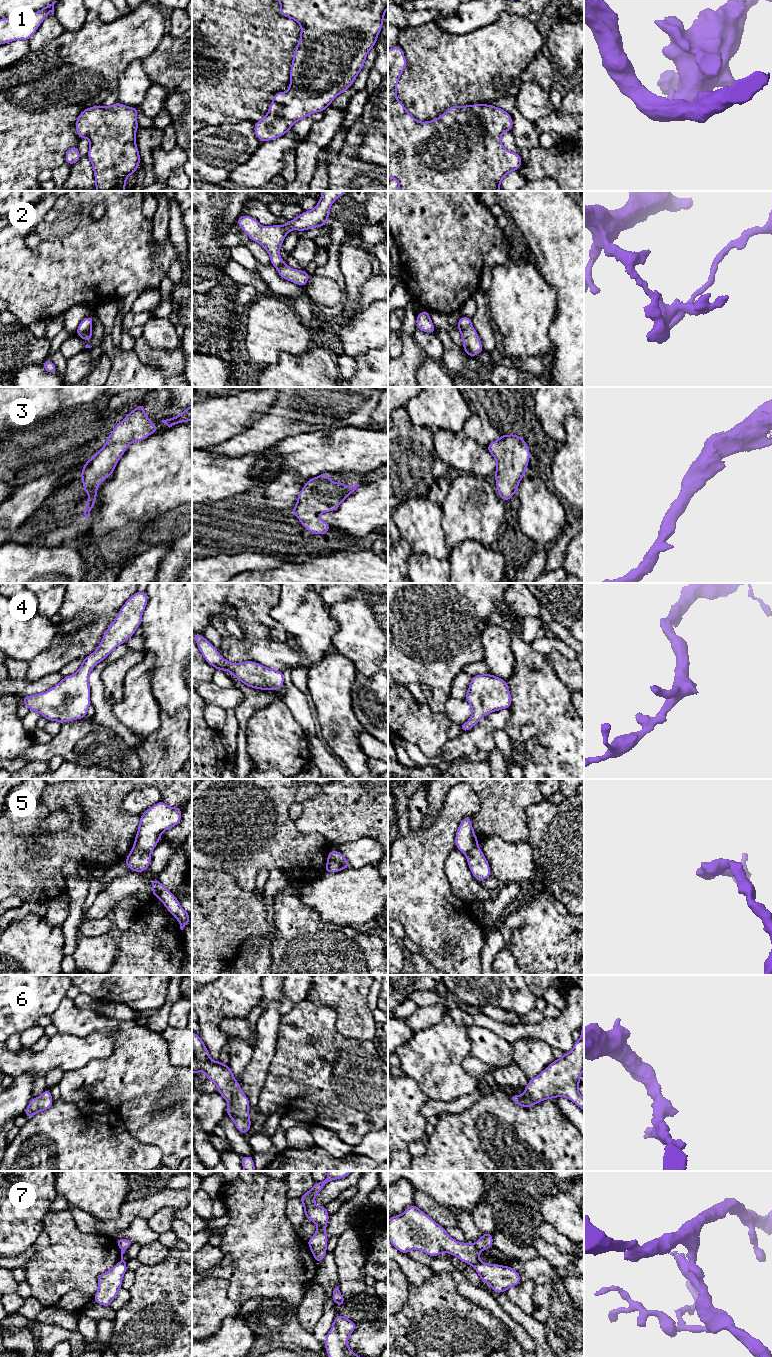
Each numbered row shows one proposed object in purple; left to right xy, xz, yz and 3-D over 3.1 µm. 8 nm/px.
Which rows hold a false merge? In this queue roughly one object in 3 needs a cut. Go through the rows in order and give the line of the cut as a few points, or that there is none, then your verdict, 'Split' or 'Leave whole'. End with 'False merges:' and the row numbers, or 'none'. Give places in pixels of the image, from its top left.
1: No split. Leave whole
2: Split along yz (471, 324), (460, 331). Split
3: No split. Leave whole
4: No split. Leave whole
5: Split along xz (328, 859), (334, 860), (346, 867). Split
6: No split. Leave whole
7: Split along yz (473, 1244), (479, 1251). Split
False merges: 2, 5, 7

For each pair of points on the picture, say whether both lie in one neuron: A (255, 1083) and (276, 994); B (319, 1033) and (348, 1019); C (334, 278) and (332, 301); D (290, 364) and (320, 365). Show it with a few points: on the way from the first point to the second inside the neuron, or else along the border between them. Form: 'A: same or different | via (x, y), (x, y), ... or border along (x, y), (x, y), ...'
A: same | via (260, 1061), (267, 1041), (267, 1024), (270, 1016)
B: different | border along (321, 1006), (335, 1011), (339, 1033), (355, 1038)
C: same | via (332, 284), (332, 295)
D: same | via (297, 367), (313, 367)

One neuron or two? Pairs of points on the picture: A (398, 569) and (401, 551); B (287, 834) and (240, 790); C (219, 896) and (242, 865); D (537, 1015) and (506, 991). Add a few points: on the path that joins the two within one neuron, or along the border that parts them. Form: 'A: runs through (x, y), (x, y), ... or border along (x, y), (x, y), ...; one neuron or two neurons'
A: runs through (398, 565), (398, 555); one neuron
B: runs through (275, 827), (250, 802); one neuron
C: border along (211, 869), (227, 872), (242, 889), (253, 890); two neurons
D: border along (535, 1007), (527, 1013), (518, 1015); two neurons

